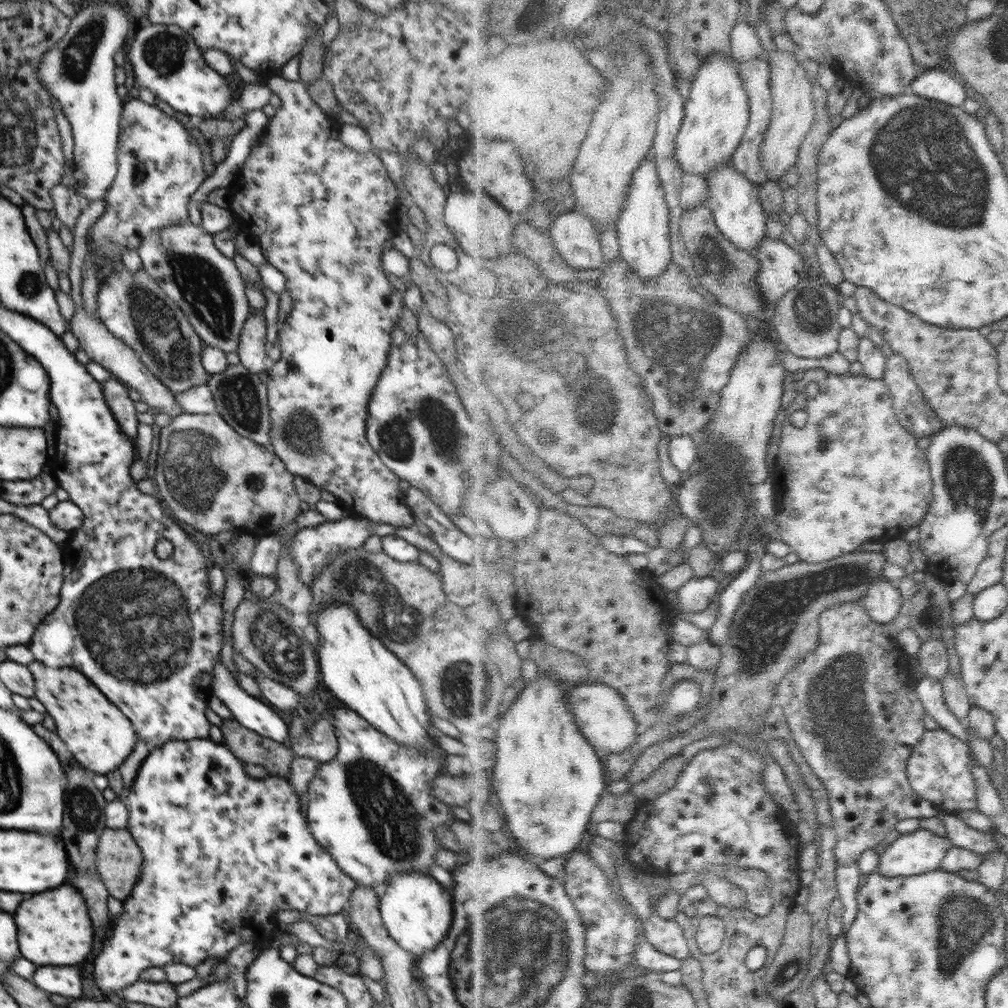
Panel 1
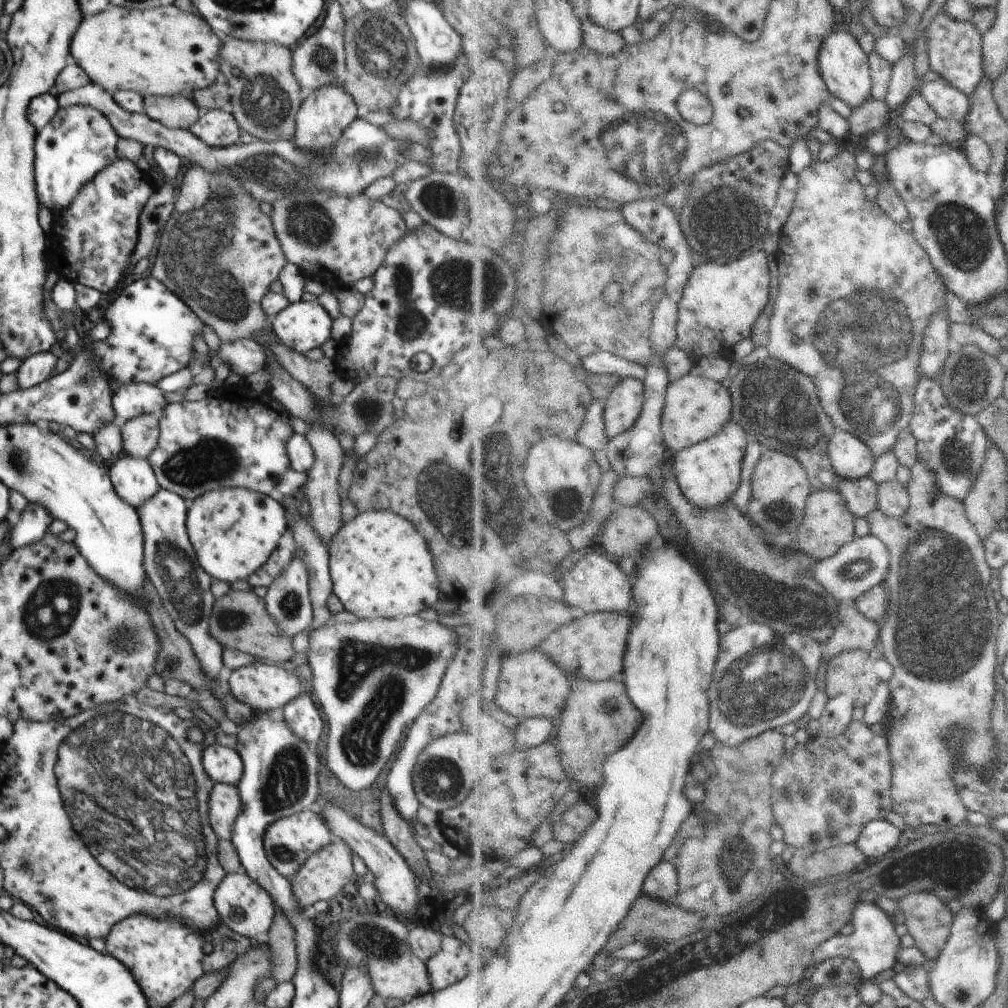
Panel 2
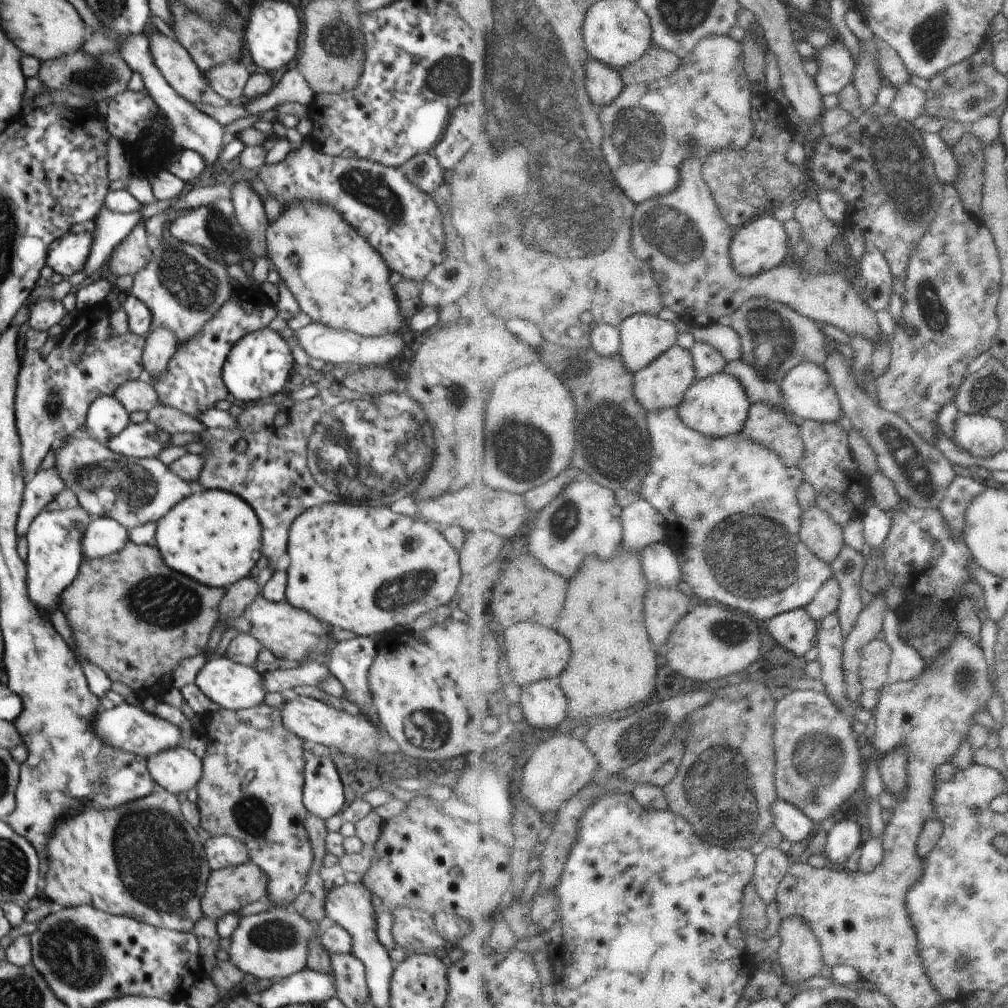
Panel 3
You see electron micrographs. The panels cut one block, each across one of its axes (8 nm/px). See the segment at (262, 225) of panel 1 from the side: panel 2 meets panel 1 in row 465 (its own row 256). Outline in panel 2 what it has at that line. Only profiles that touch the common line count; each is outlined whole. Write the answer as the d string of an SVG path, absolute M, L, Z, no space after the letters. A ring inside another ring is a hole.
M291 191L269 206L268 216L287 263L294 264L307 278L320 280L332 289L354 286L359 280L372 277L388 250L407 232L403 216L394 208L380 200L370 200L363 193L345 196L332 191Z

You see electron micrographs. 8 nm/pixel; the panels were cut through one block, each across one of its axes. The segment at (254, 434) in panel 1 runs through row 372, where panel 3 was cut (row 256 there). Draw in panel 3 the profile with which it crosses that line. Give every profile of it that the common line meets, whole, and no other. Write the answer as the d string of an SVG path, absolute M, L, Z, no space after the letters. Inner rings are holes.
M231 197L218 198L208 205L188 209L171 222L166 231L178 240L204 252L211 251L219 255L226 266L240 264L247 275L252 274L253 252L250 250L249 238L236 218Z

